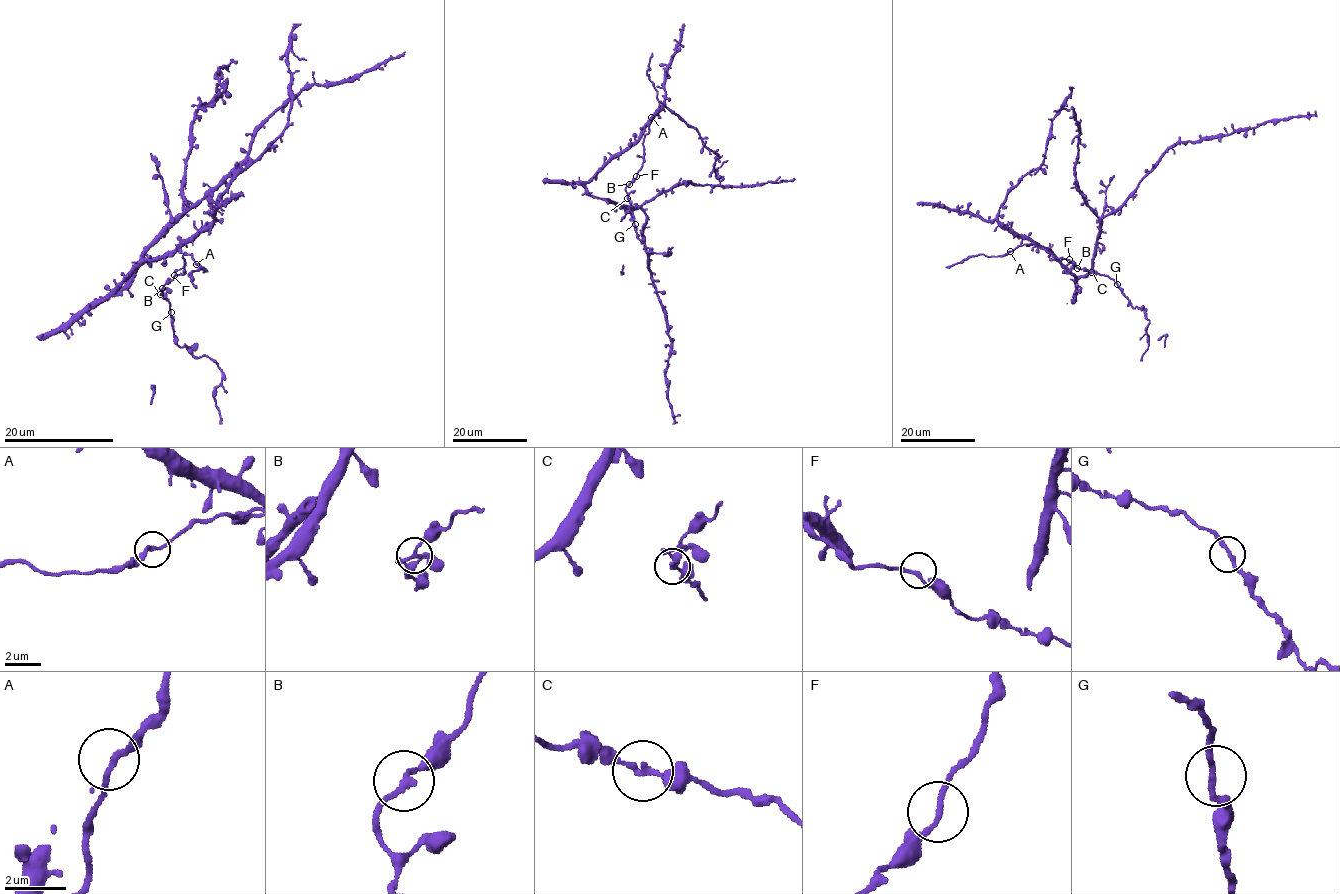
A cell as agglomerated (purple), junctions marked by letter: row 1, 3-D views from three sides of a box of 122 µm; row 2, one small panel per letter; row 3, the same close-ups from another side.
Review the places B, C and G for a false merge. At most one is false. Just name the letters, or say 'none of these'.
none of these

